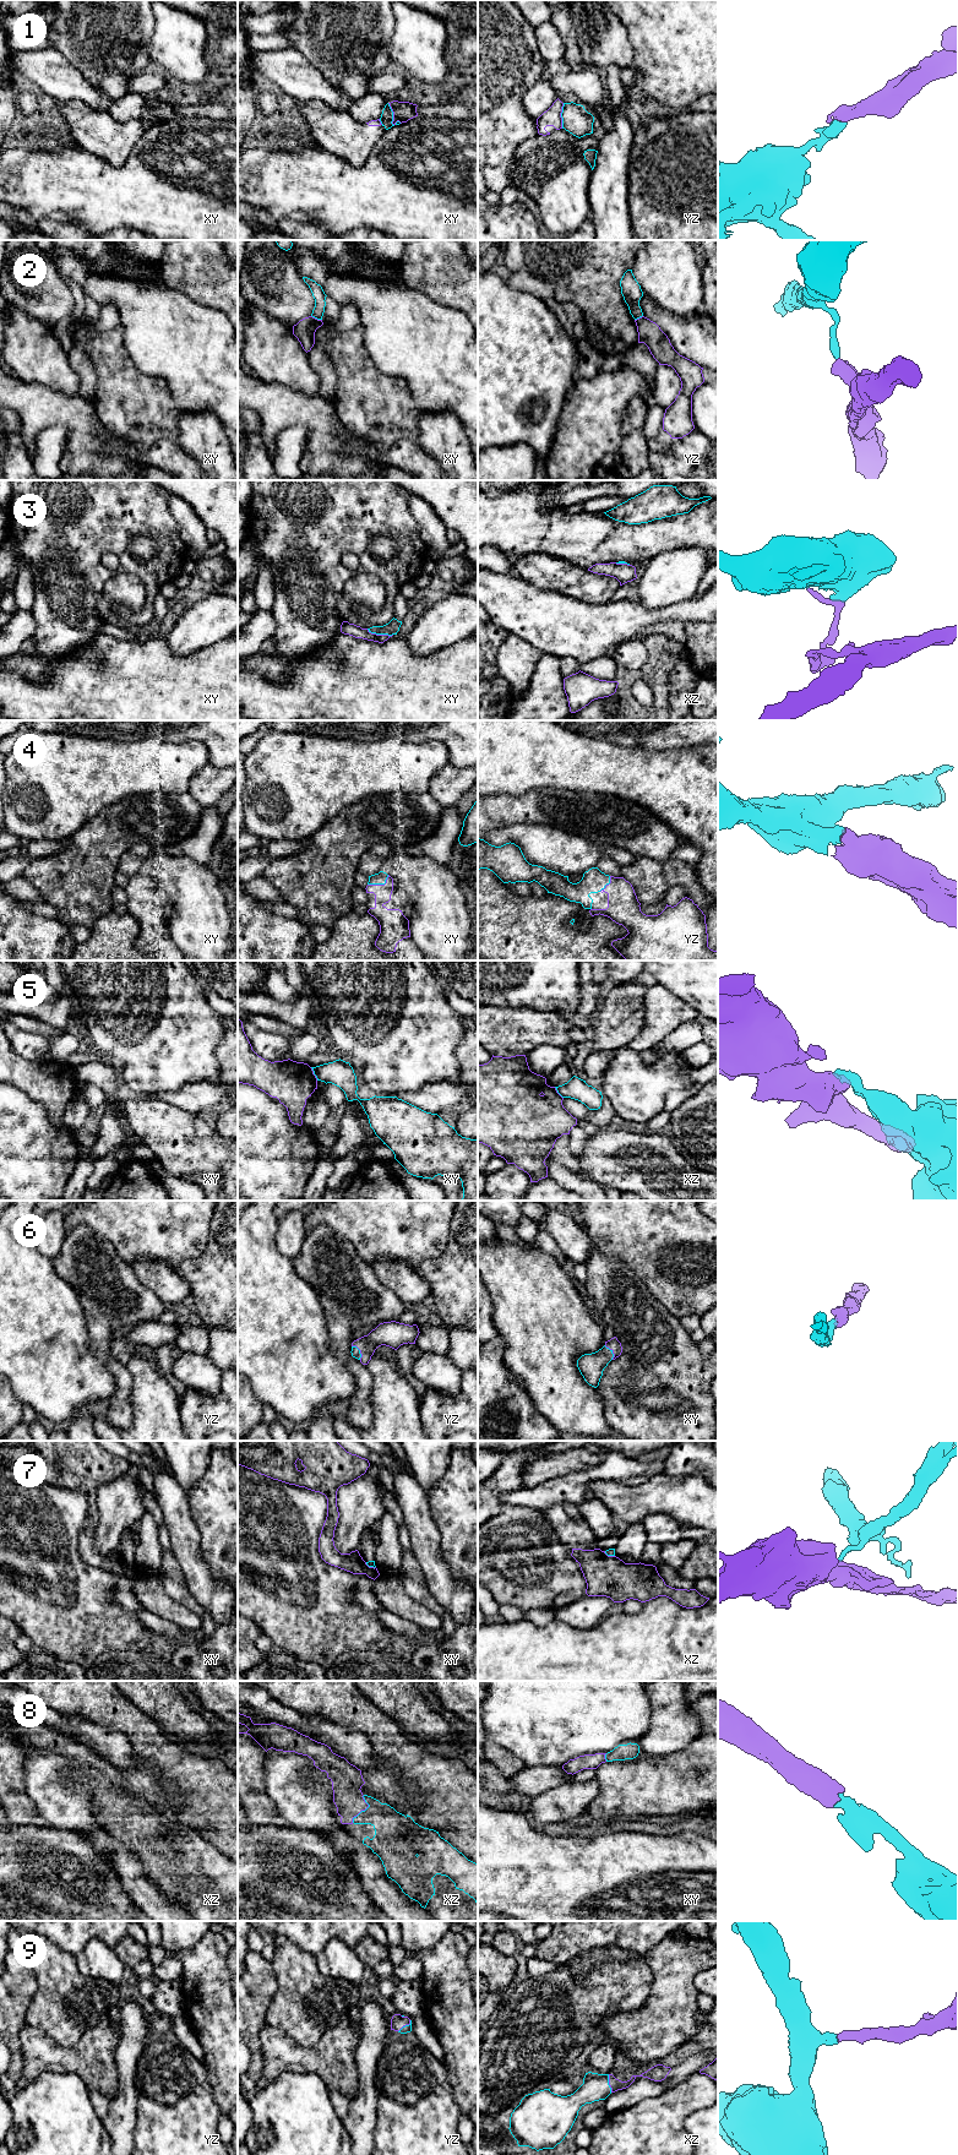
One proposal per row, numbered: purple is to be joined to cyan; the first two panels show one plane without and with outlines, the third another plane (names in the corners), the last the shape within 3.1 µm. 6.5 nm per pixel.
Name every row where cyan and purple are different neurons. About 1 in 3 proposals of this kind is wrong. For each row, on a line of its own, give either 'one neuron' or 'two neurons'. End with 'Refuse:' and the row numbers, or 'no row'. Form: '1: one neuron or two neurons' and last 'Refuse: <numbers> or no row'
1: two neurons
2: two neurons
3: two neurons
4: one neuron
5: two neurons
6: one neuron
7: two neurons
8: one neuron
9: one neuron
Refuse: 1, 2, 3, 5, 7

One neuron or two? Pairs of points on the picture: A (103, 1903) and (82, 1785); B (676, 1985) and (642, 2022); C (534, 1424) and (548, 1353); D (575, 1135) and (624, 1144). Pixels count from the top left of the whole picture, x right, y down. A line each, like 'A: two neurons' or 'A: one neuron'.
A: two neurons
B: one neuron
C: two neurons
D: two neurons

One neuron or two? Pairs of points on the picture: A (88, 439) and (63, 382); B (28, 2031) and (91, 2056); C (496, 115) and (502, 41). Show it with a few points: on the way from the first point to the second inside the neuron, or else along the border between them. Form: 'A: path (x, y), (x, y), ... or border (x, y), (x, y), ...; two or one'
A: border (42, 385), (64, 395), (77, 395); two
B: path (44, 2047), (53, 2056), (75, 2056); one
C: path (496, 97), (496, 74), (501, 69), (501, 59); one

